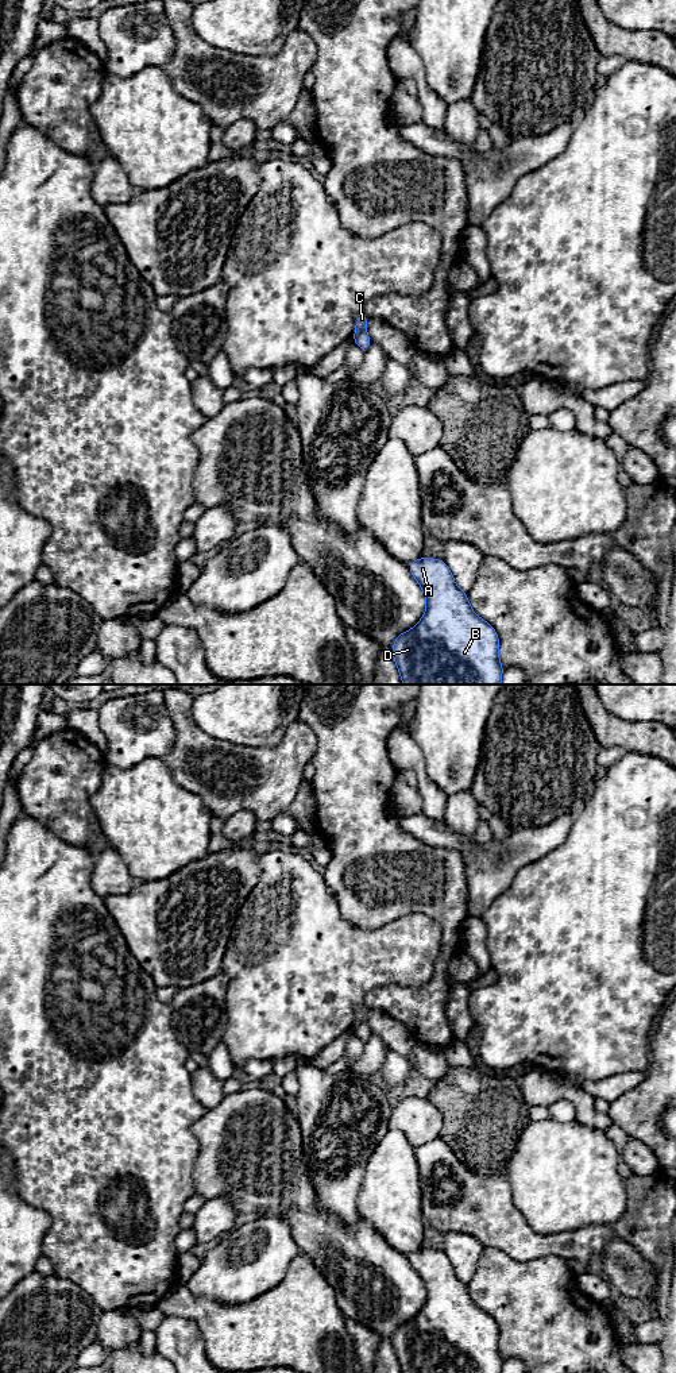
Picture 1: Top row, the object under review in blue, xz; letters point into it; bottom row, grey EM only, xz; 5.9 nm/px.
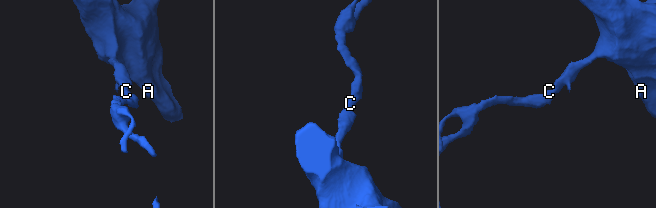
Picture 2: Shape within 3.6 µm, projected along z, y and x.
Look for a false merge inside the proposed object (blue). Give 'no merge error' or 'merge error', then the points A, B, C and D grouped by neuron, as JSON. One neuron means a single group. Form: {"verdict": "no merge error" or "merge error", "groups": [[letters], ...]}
{"verdict": "no merge error", "groups": [["A", "B", "C", "D"]]}

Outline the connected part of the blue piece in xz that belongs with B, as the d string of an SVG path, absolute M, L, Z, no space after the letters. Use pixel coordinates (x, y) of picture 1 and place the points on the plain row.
M421 1247L407 1260L425 1285L426 1300L418 1315L398 1326L391 1337L402 1373L502 1373L505 1359L499 1353L498 1324L475 1305L448 1256Z

